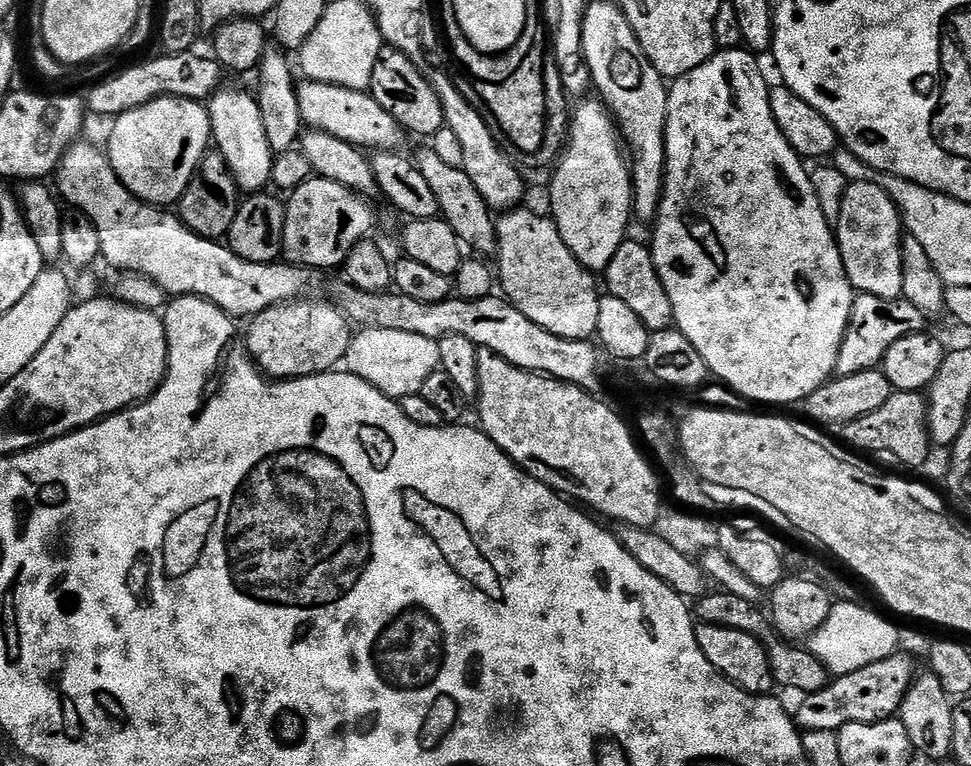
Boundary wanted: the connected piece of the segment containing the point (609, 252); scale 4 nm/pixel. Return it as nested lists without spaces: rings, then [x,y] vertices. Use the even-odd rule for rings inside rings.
[[[596,98],[581,104],[577,112],[575,109],[571,113],[570,135],[554,168],[550,218],[558,226],[558,234],[562,234],[562,242],[570,246],[570,254],[589,272],[600,274],[629,235],[628,219],[634,216],[632,174],[611,112]]]

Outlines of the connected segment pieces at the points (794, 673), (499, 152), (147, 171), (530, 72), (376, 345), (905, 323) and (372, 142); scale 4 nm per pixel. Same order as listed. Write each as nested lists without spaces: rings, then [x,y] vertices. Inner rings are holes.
[[[723,590],[713,591],[699,597],[693,605],[692,612],[695,619],[702,624],[726,626],[728,629],[742,630],[752,637],[758,638],[768,650],[773,681],[780,685],[796,690],[801,695],[808,695],[822,690],[830,683],[830,674],[822,662],[818,661],[812,652],[802,646],[791,646],[780,640],[771,619],[756,608],[756,604],[748,599],[739,598],[738,595],[730,595]]]
[[[456,88],[443,89],[440,101],[444,107],[444,123],[450,130],[454,130],[454,134],[458,134],[458,142],[462,145],[464,173],[470,182],[474,182],[474,186],[478,186],[478,194],[482,194],[488,207],[493,210],[515,209],[523,201],[520,199],[524,196],[524,180],[520,177],[519,170],[504,157],[503,150],[496,145],[489,121],[484,121],[479,110]]]
[[[163,96],[138,110],[115,117],[111,121],[112,133],[108,136],[106,155],[114,166],[118,178],[140,200],[153,206],[172,206],[184,195],[190,182],[196,176],[212,140],[212,127],[207,107],[201,101],[187,100],[177,96]]]
[[[536,40],[532,44],[532,52],[524,56],[523,63],[516,71],[508,76],[508,84],[488,84],[488,79],[475,76],[470,81],[471,87],[476,88],[477,96],[481,101],[488,103],[492,111],[491,119],[496,119],[495,127],[504,131],[504,136],[512,144],[520,144],[524,152],[539,153],[544,141],[544,115],[546,114],[546,98],[544,97],[544,57],[546,55],[546,40]],[[492,88],[492,92],[488,92]]]
[[[361,327],[353,335],[348,355],[346,357],[346,371],[370,382],[382,394],[399,401],[403,396],[414,396],[422,390],[422,382],[430,378],[440,367],[440,355],[438,354],[438,343],[430,338],[422,338],[422,334],[406,334],[403,330],[382,330],[381,328]]]
[[[859,293],[852,302],[850,322],[842,338],[835,375],[849,376],[871,368],[879,369],[884,363],[886,350],[890,350],[890,346],[894,346],[894,342],[902,338],[912,336],[916,332],[924,332],[924,324],[926,317],[918,310],[918,306],[906,299],[887,300],[874,298],[874,294]]]
[[[305,79],[297,87],[298,110],[309,129],[325,132],[334,138],[342,138],[348,144],[355,144],[361,150],[394,152],[403,149],[406,133],[398,121],[367,91],[358,92],[349,88],[323,84],[317,80]]]

